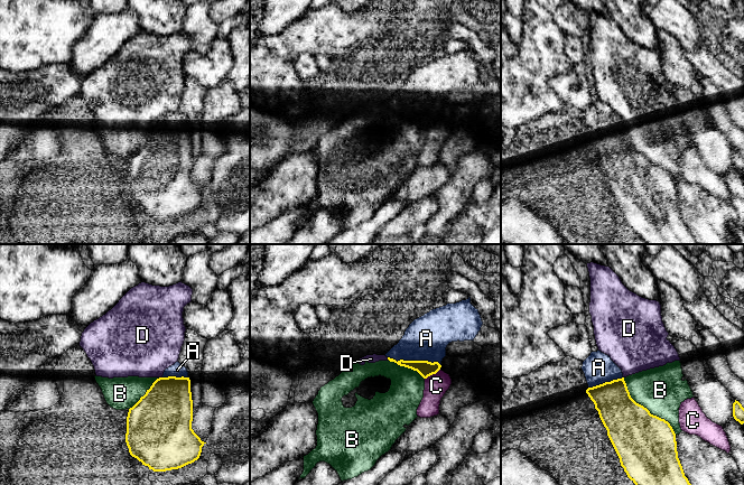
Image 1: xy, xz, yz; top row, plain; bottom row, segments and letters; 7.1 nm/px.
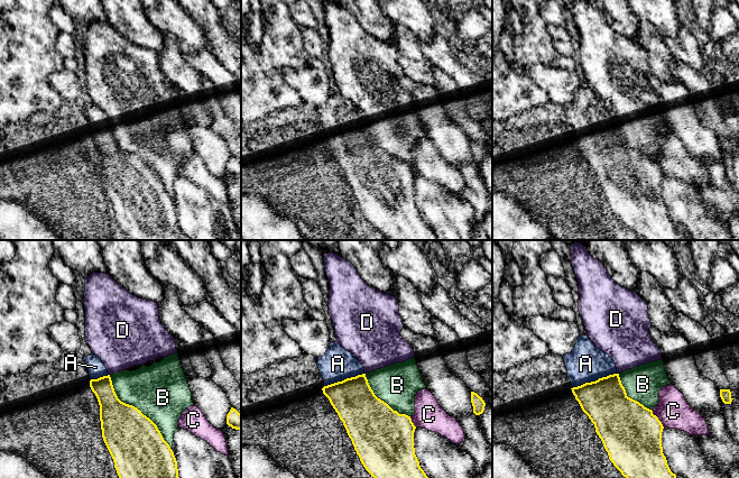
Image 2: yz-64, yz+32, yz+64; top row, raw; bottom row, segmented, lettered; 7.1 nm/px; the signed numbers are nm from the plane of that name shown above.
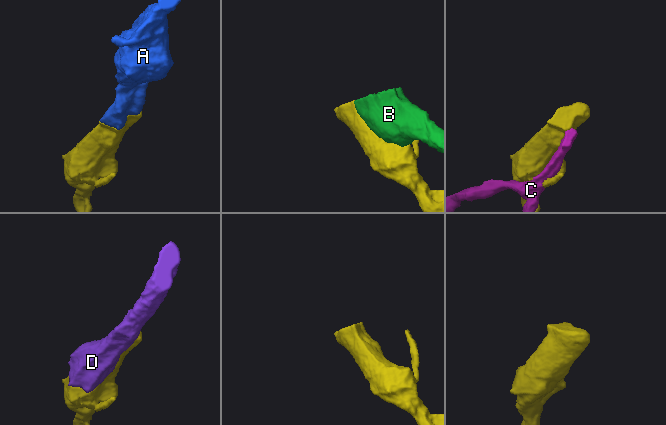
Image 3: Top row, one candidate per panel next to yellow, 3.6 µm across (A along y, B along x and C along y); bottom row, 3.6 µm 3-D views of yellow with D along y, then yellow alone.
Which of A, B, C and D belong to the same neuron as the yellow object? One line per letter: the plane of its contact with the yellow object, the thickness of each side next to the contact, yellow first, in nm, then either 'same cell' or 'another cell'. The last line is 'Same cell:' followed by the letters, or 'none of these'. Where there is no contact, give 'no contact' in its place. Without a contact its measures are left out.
A: xz | 120/320 nm | same cell
B: yz | 420/320 nm | another cell
C: xz | 120/160 nm | another cell
D: xy | 380/440 nm | another cell
Same cell: A

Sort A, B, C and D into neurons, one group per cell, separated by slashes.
A / B D / C

